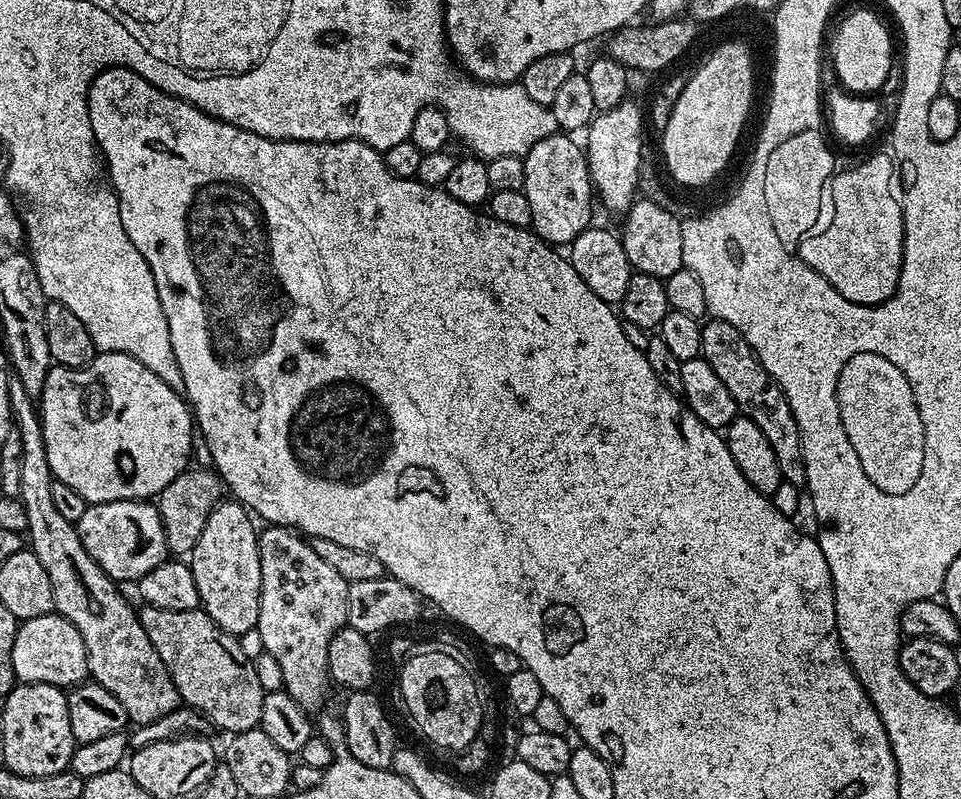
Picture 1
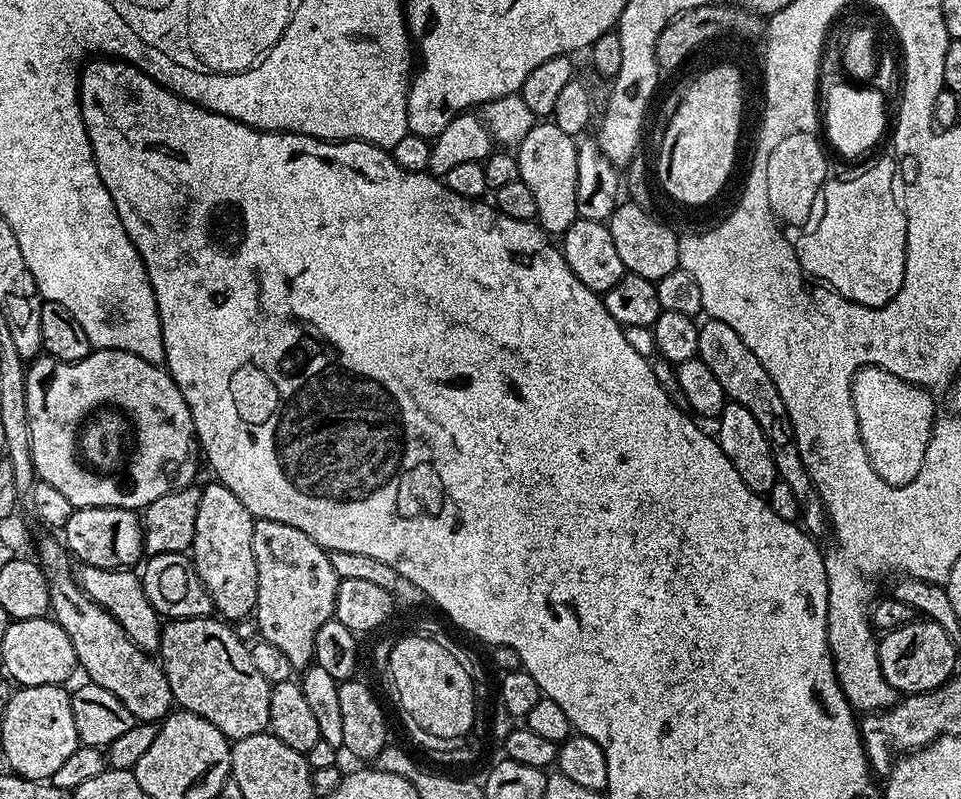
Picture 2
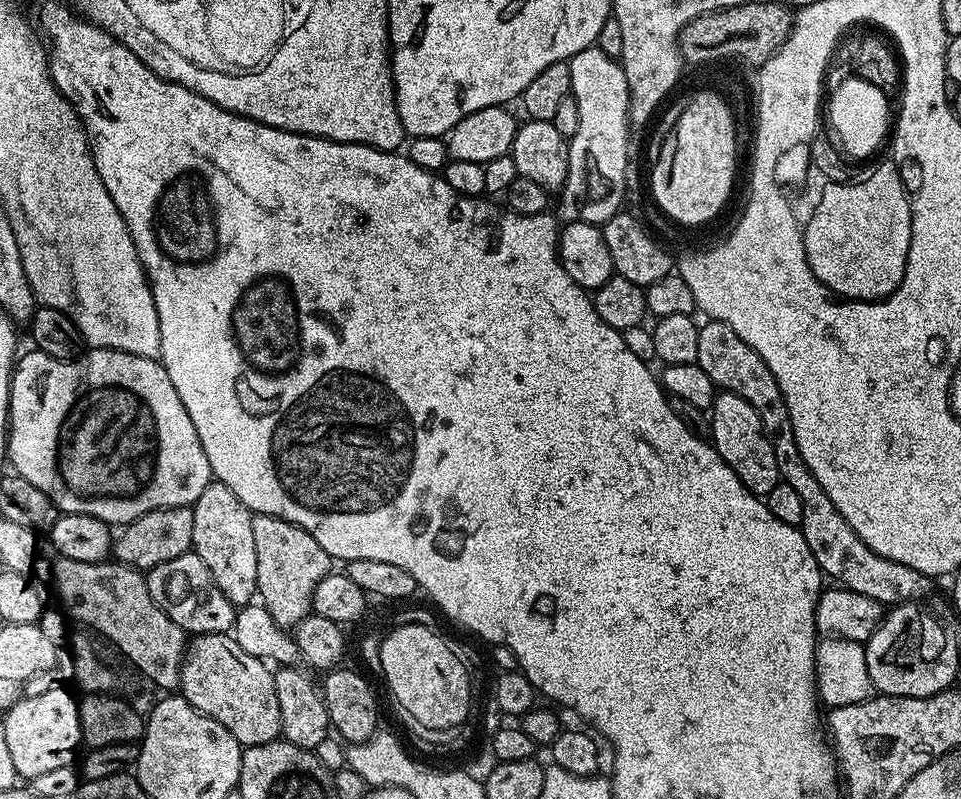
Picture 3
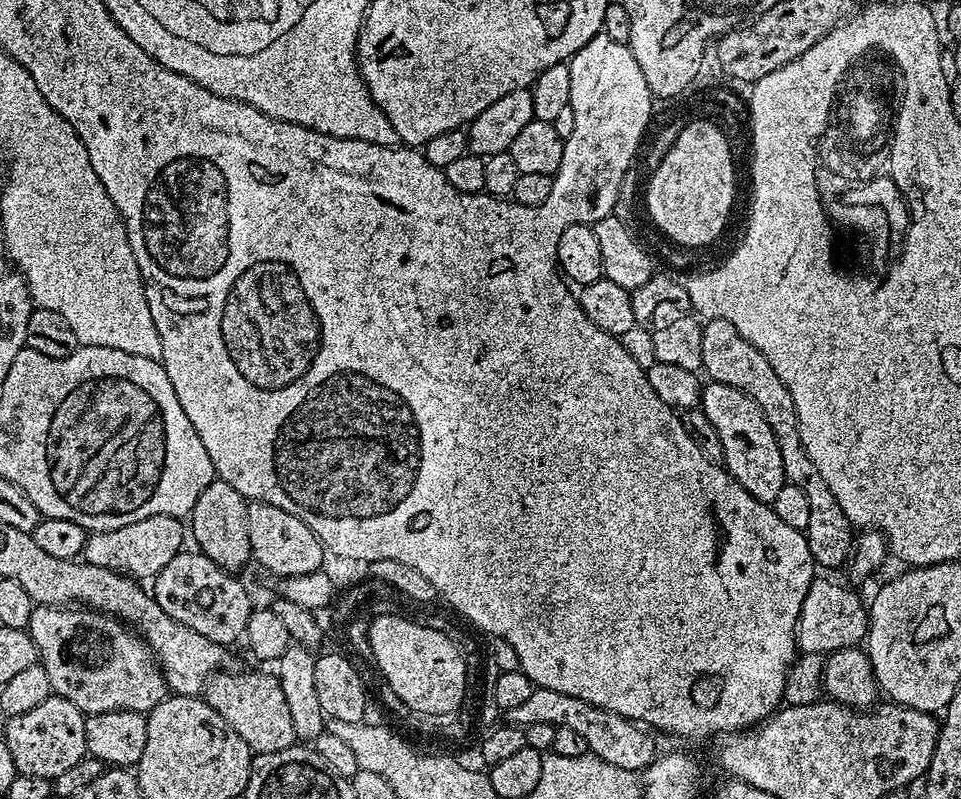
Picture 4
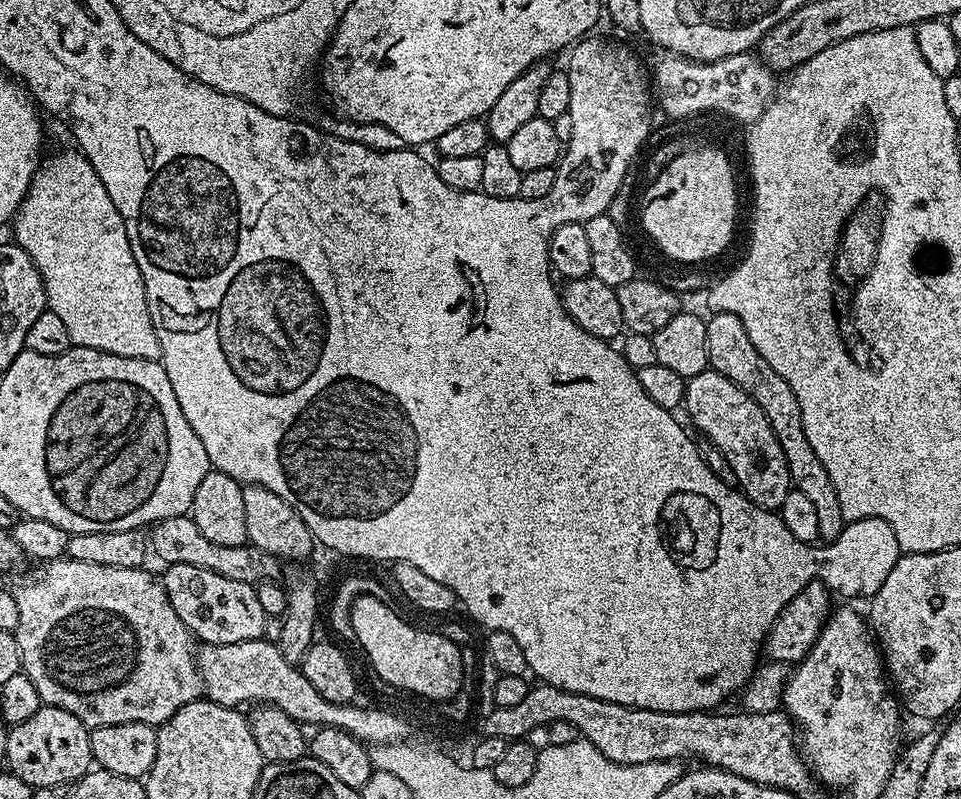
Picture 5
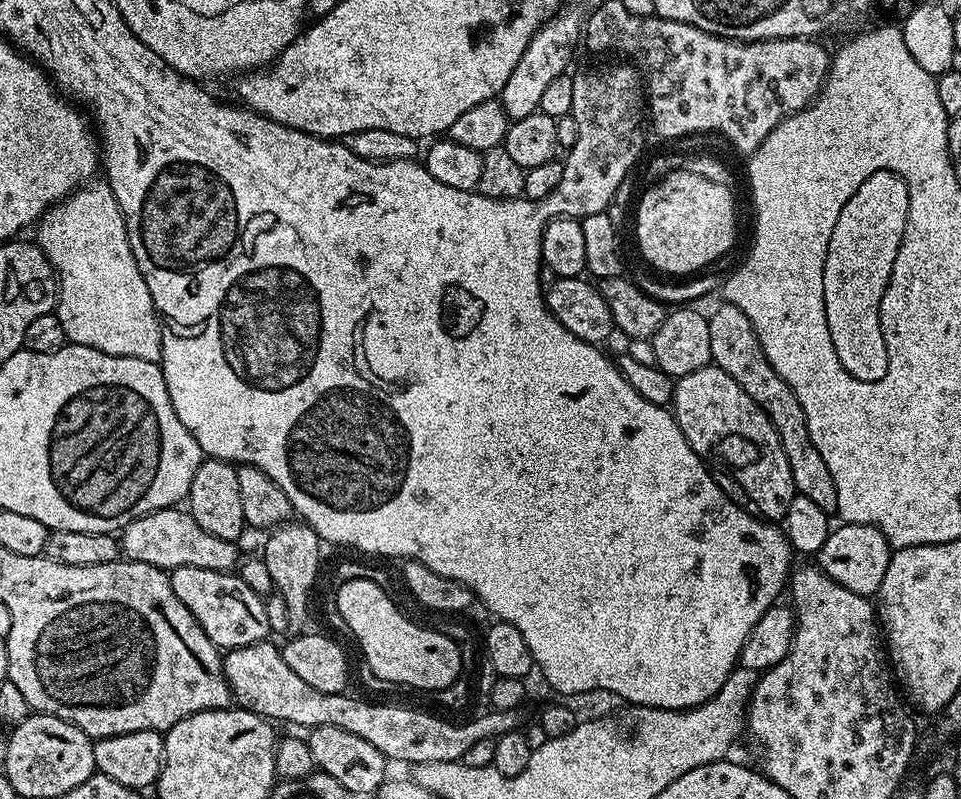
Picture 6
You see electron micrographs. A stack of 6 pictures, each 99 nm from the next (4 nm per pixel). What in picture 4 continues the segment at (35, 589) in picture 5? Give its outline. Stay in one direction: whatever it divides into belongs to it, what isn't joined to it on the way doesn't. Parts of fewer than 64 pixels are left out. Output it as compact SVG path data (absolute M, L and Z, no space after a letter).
M36 606L32 609L32 617L26 630L32 636L32 641L36 647L38 663L46 670L53 693L66 698L66 702L74 702L74 706L78 706L78 710L83 712L85 716L106 714L110 710L134 710L135 712L147 714L151 712L154 706L158 706L158 702L162 702L165 698L166 685L164 673L160 671L160 665L157 664L156 657L153 656L152 651L125 621L117 620L115 616L109 616L107 612L93 612L92 609L83 606Z

